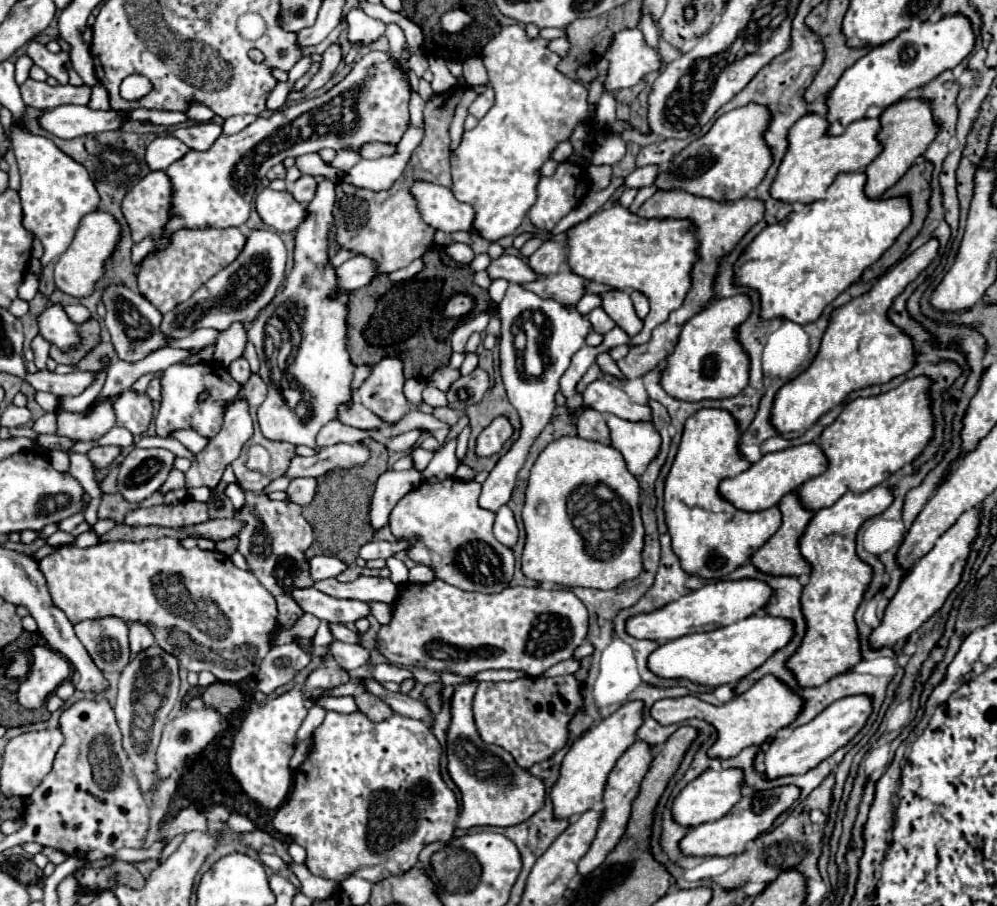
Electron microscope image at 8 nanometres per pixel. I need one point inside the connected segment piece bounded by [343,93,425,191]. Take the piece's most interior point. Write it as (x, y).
(381, 173)

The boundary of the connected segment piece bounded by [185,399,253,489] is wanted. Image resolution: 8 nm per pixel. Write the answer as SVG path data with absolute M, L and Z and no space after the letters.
M237 399L237 401L233 401L233 403L229 405L219 435L215 435L215 439L211 439L209 445L207 445L201 453L195 455L189 471L185 473L185 489L201 487L201 485L215 487L217 481L219 481L221 475L223 475L225 465L229 465L233 459L239 457L241 447L249 441L251 435L253 435L253 421L251 421L251 415L249 415L249 405L247 405L245 399Z

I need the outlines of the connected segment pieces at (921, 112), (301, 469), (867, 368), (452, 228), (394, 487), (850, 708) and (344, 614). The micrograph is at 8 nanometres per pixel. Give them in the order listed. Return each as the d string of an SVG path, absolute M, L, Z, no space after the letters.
M907 97L899 103L893 103L883 111L879 117L883 123L883 131L879 133L879 139L883 143L883 153L875 159L875 163L869 163L867 173L867 195L871 199L881 197L889 187L893 187L905 171L927 151L927 147L935 141L937 133L941 131L941 125L933 119L933 101L923 97Z
M337 443L325 449L319 449L313 457L295 457L287 471L287 477L321 477L341 469L353 469L363 465L371 457L371 451L365 443Z
M931 237L925 245L921 245L917 251L889 269L883 277L879 277L871 291L833 311L831 323L823 335L821 349L813 363L777 391L771 423L781 437L801 437L819 421L821 415L841 405L851 391L887 383L899 375L905 375L915 365L917 351L913 339L889 319L889 309L893 305L893 299L901 295L903 289L911 281L915 281L917 275L927 269L927 265L937 257L937 251L939 239Z
M415 181L411 193L415 195L423 221L427 225L435 229L445 229L445 233L475 233L473 207L469 203L459 203L449 189L429 181Z
M387 469L375 485L375 493L371 499L371 525L377 531L379 527L389 523L389 515L399 499L403 499L409 491L419 487L421 473L415 469L395 471Z
M871 695L843 697L835 701L831 707L827 707L827 711L819 713L811 723L791 729L787 737L785 735L775 737L765 753L765 777L777 779L783 775L807 773L809 769L819 765L823 759L827 759L831 753L845 747L865 727L871 711L873 711Z
M277 577L277 585L293 597L293 601L307 613L313 613L321 621L329 623L349 623L357 621L361 617L367 617L371 613L369 603L363 601L351 601L351 599L335 599L329 595L323 595L321 591L313 587L295 587L283 583L285 577Z

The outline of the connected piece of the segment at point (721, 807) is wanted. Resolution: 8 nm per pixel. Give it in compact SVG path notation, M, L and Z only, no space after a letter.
M707 769L697 779L693 779L673 801L673 819L681 825L695 827L701 823L711 823L727 815L741 799L741 785L743 785L743 771L741 769Z

